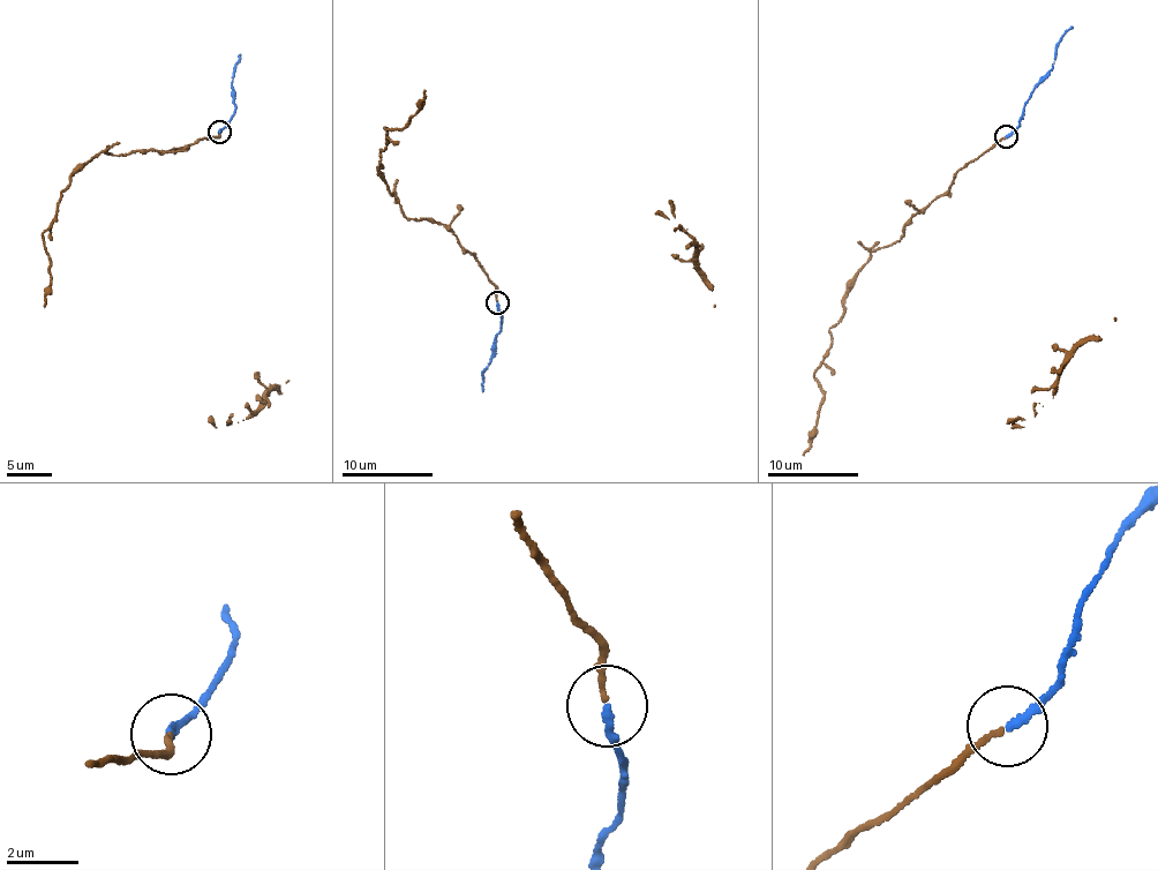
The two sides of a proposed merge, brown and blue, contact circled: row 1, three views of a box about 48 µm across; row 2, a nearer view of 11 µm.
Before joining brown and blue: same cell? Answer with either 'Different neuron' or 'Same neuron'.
Same neuron

